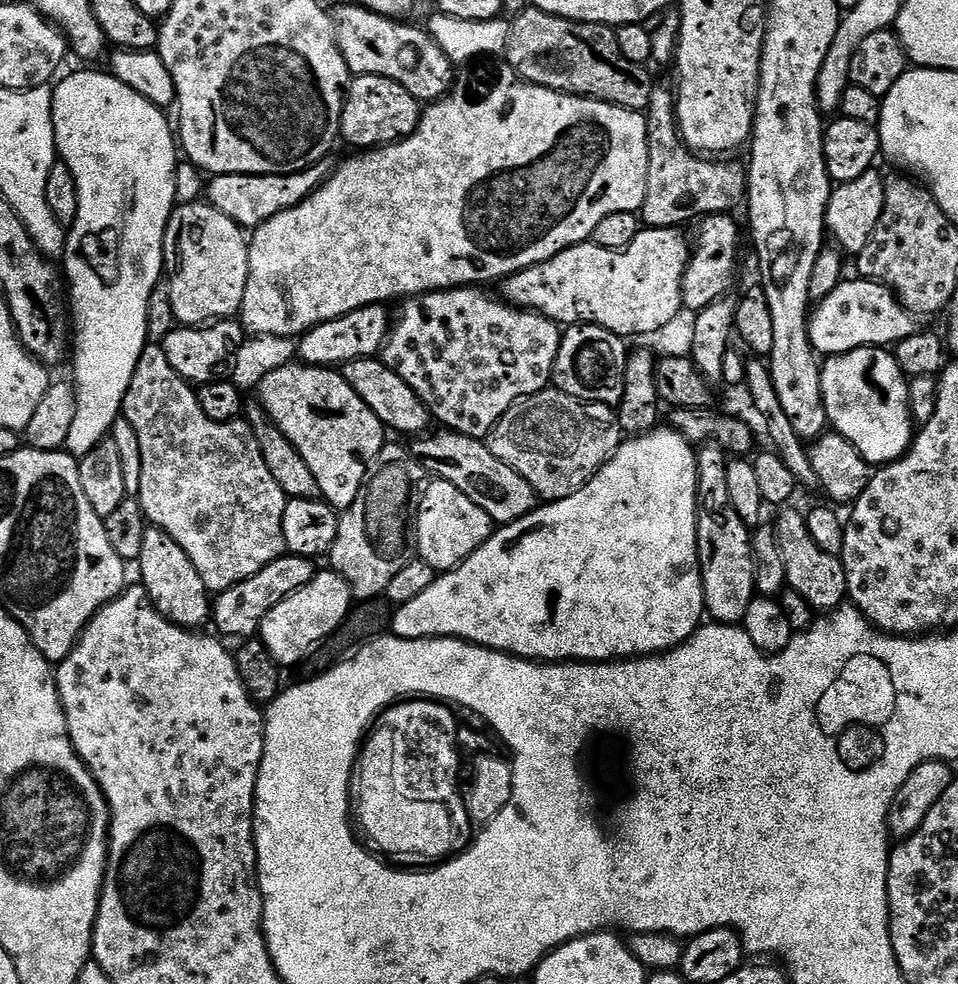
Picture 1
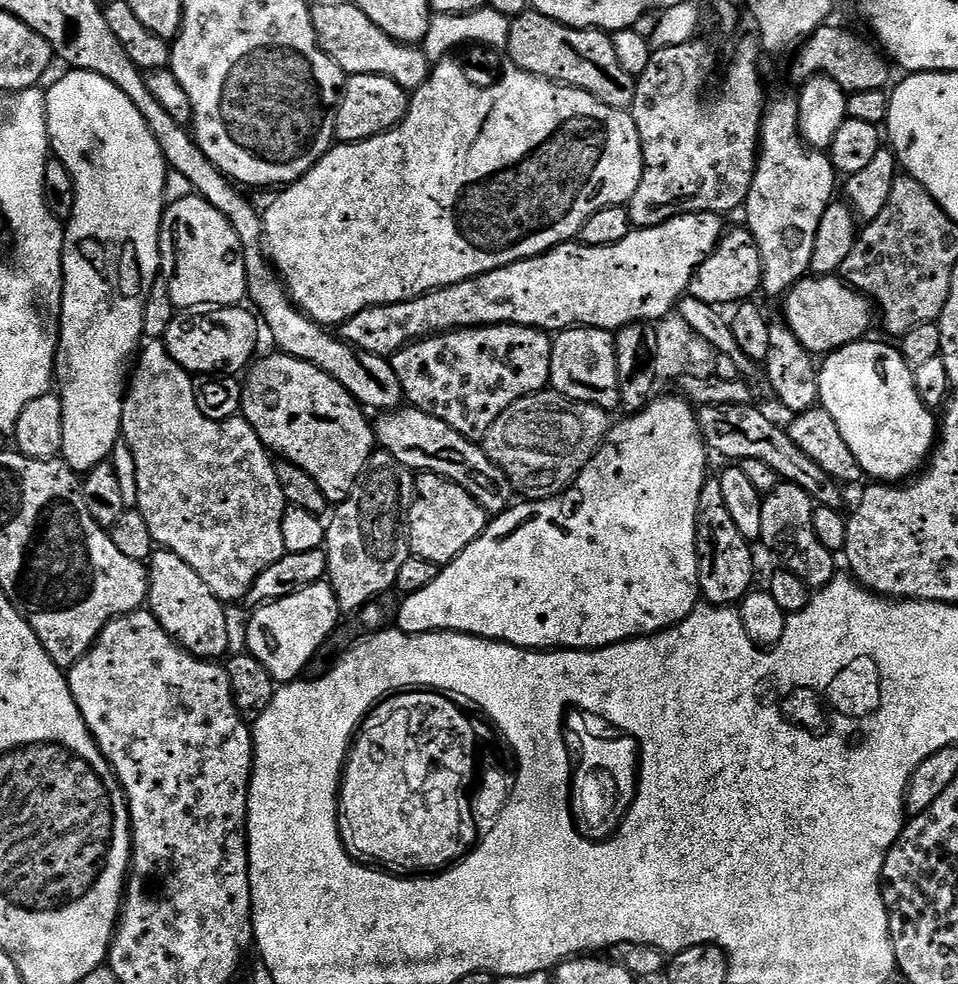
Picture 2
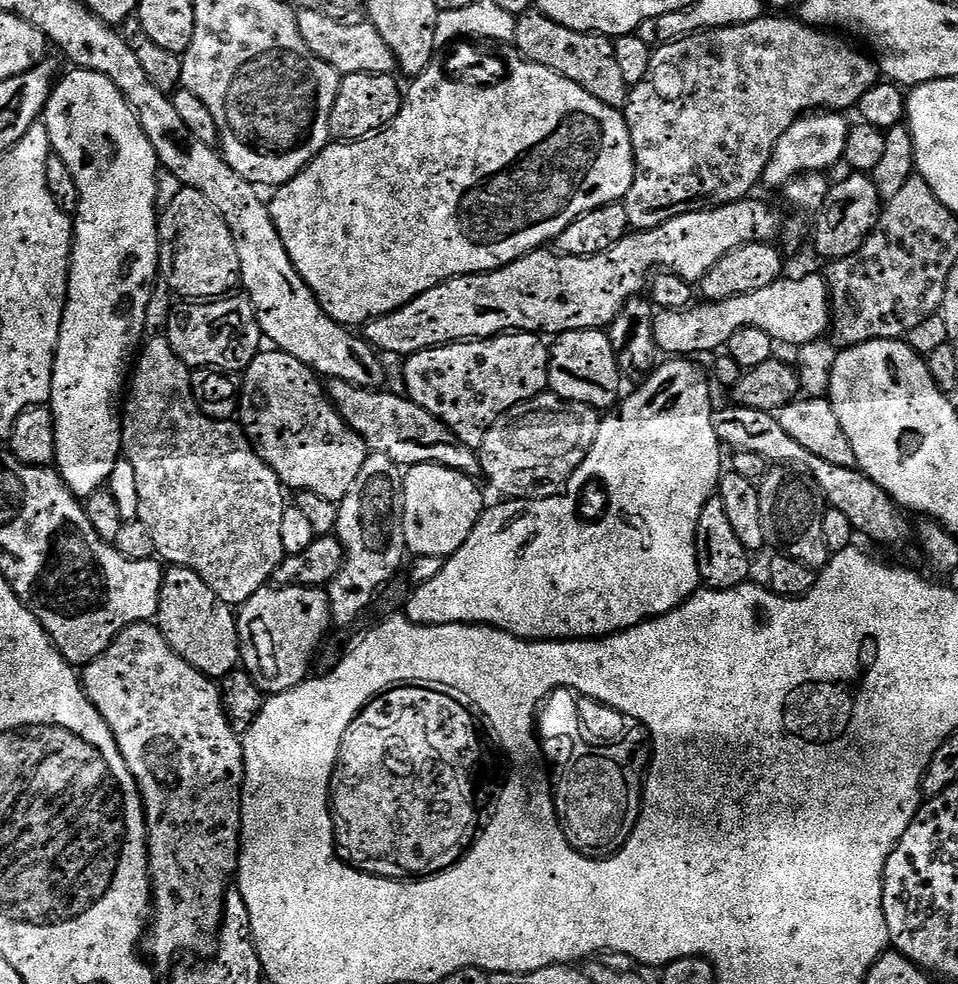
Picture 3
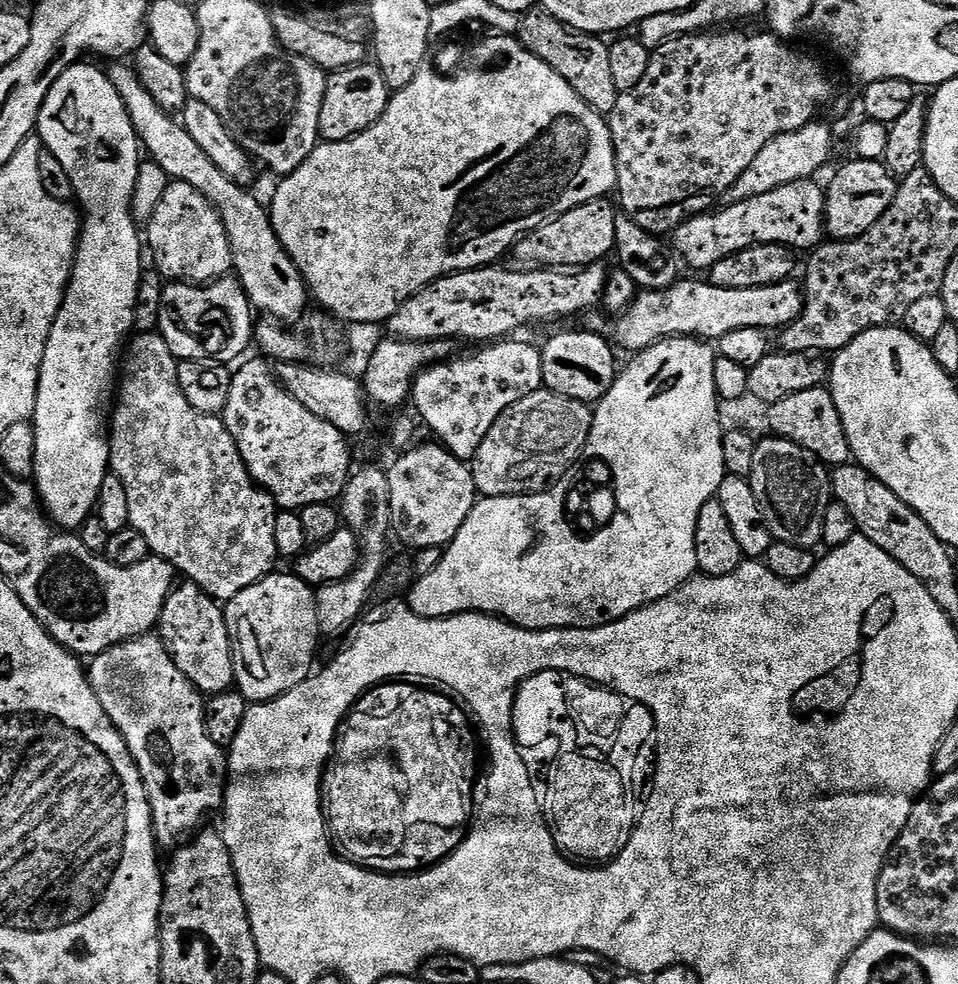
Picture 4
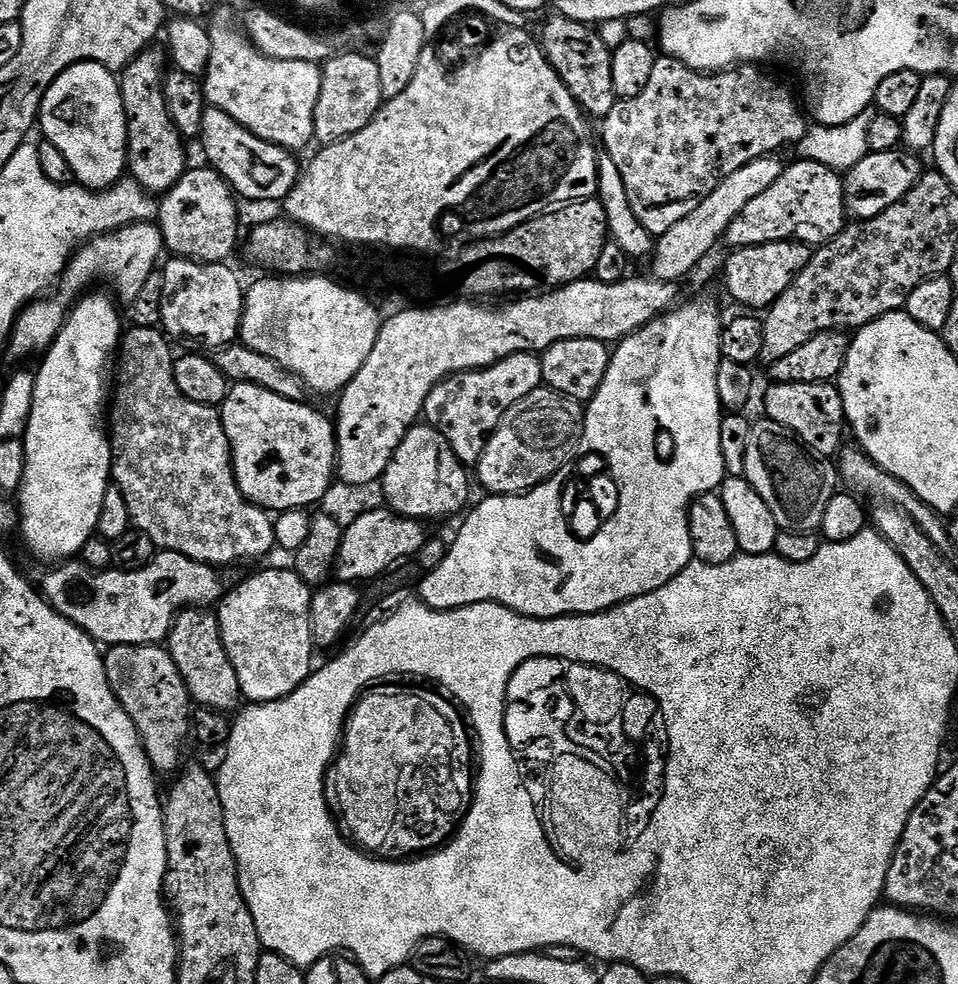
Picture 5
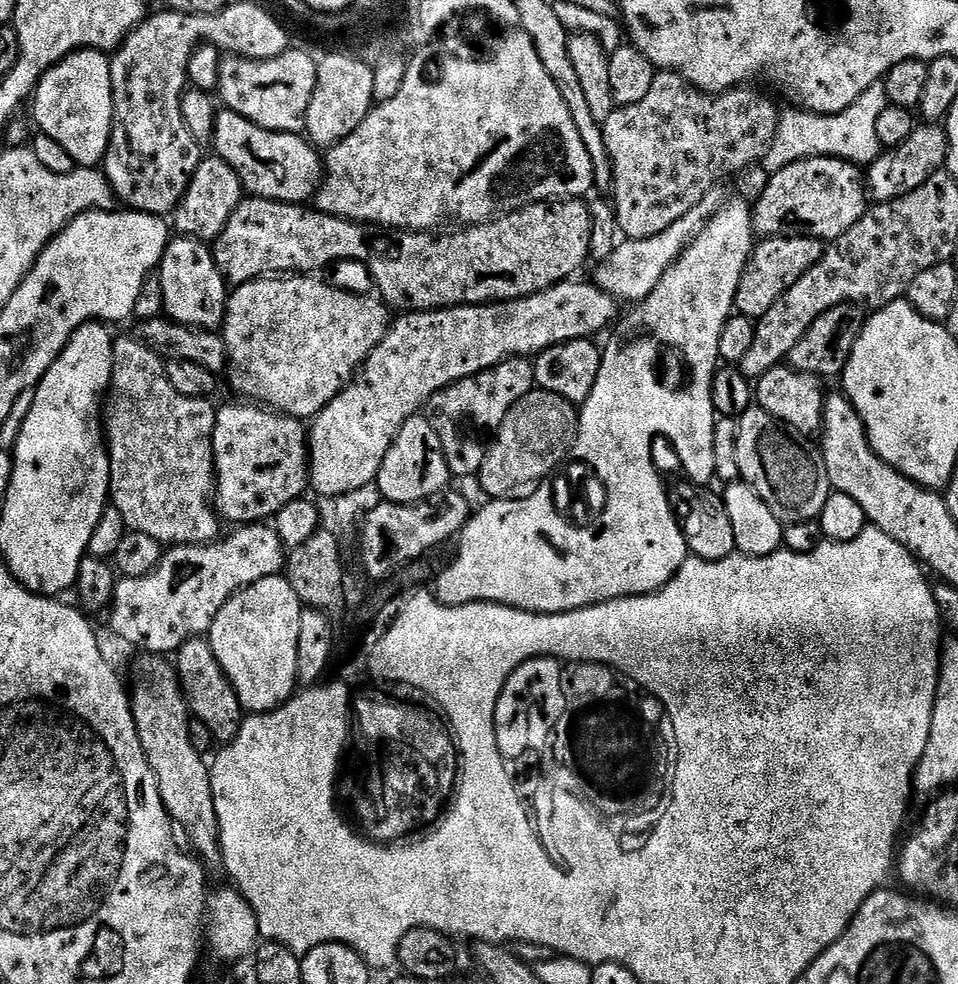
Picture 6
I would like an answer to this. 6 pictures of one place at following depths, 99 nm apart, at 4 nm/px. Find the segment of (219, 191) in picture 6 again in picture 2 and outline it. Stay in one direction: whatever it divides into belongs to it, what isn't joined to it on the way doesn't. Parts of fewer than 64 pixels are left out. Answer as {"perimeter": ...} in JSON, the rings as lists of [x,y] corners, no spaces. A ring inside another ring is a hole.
{"perimeter":[[[195,194],[187,195],[173,204],[171,201],[165,207],[164,220],[160,224],[161,245],[173,244],[176,247],[176,269],[173,270],[172,276],[167,277],[170,298],[178,310],[200,310],[205,306],[230,308],[239,305],[248,294],[248,275],[238,234],[234,234],[234,226],[230,226],[226,217],[214,210],[210,202]]]}

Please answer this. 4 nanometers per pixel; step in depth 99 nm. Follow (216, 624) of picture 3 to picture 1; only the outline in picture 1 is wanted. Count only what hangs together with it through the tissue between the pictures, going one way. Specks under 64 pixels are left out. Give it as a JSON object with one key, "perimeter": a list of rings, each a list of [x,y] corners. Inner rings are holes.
{"perimeter":[[[151,526],[146,530],[146,538],[142,541],[142,554],[138,561],[140,567],[139,583],[148,591],[148,597],[152,604],[170,623],[176,624],[179,628],[189,630],[203,629],[203,624],[209,623],[213,597],[208,591],[206,582],[202,582],[202,574],[194,570],[194,562],[186,558],[186,550],[170,538],[160,528]]]}

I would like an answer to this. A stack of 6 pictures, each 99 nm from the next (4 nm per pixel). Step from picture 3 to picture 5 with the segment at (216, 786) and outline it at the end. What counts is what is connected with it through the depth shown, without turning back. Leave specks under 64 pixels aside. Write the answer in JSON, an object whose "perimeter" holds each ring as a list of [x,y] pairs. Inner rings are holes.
{"perimeter":[[[117,644],[107,649],[104,669],[110,690],[134,722],[153,769],[160,774],[175,773],[181,767],[180,751],[190,740],[190,717],[194,708],[167,647]]]}

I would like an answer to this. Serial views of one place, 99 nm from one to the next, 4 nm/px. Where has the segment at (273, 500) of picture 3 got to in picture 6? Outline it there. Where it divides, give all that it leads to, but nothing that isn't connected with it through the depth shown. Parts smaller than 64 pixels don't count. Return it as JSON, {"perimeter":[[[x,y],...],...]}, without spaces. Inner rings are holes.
{"perimeter":[[[135,335],[119,336],[112,341],[112,382],[106,393],[106,403],[102,408],[102,427],[108,445],[108,461],[110,462],[110,504],[126,518],[126,526],[133,532],[150,534],[159,544],[165,546],[179,546],[181,544],[210,544],[221,535],[221,517],[214,507],[214,493],[216,491],[216,459],[214,458],[214,426],[216,425],[217,409],[212,408],[211,399],[199,400],[186,398],[186,394],[178,394],[174,386],[170,386],[170,378],[166,367],[165,357],[158,355],[152,348],[147,348]]]}

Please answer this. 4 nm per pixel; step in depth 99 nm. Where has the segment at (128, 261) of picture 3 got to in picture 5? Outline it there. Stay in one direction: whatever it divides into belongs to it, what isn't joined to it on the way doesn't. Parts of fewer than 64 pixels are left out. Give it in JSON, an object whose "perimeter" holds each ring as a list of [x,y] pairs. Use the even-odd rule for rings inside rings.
{"perimeter":[[[85,62],[67,68],[46,90],[40,107],[38,128],[44,131],[43,139],[52,144],[66,158],[68,171],[83,187],[103,190],[118,183],[128,166],[128,123],[120,93],[120,81],[103,64]],[[85,295],[76,301],[64,321],[64,329],[56,335],[55,342],[39,361],[40,372],[35,373],[34,402],[28,427],[22,435],[26,450],[26,474],[18,493],[18,532],[24,535],[29,550],[40,560],[67,562],[83,553],[86,542],[97,535],[102,498],[106,498],[106,490],[112,480],[112,446],[106,427],[106,409],[110,404],[114,357],[122,339],[122,312],[111,295],[92,295]]]}

